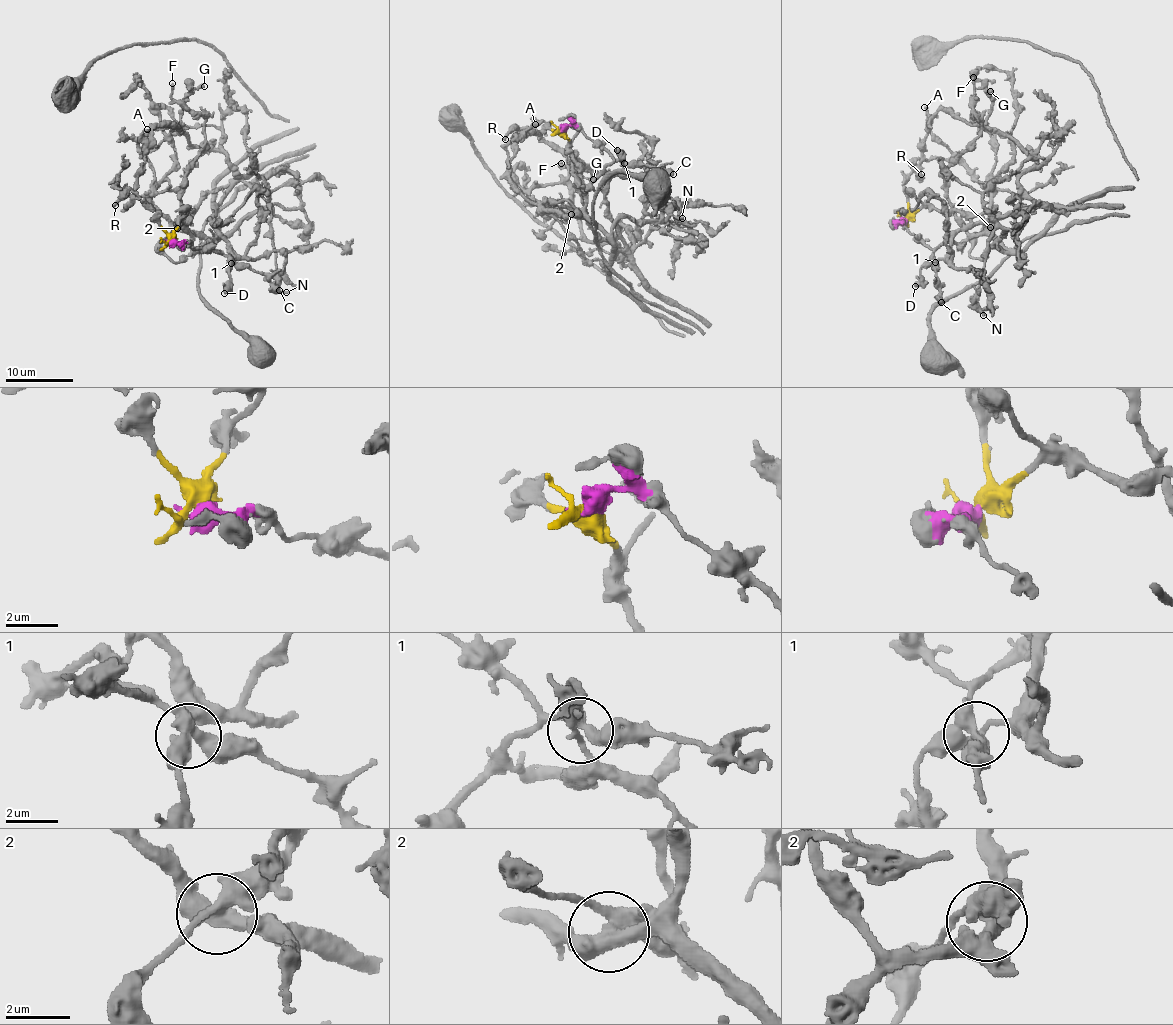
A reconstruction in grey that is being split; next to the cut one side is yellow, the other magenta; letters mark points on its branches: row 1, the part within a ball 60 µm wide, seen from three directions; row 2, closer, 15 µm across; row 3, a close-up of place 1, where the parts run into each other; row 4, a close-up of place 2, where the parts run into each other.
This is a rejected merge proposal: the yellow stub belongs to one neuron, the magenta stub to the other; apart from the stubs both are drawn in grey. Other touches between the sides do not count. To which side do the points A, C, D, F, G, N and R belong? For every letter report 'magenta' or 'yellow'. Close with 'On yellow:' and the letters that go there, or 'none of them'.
A: yellow
C: magenta
D: yellow
F: magenta
G: yellow
N: magenta
R: magenta
On yellow: A, D, G

